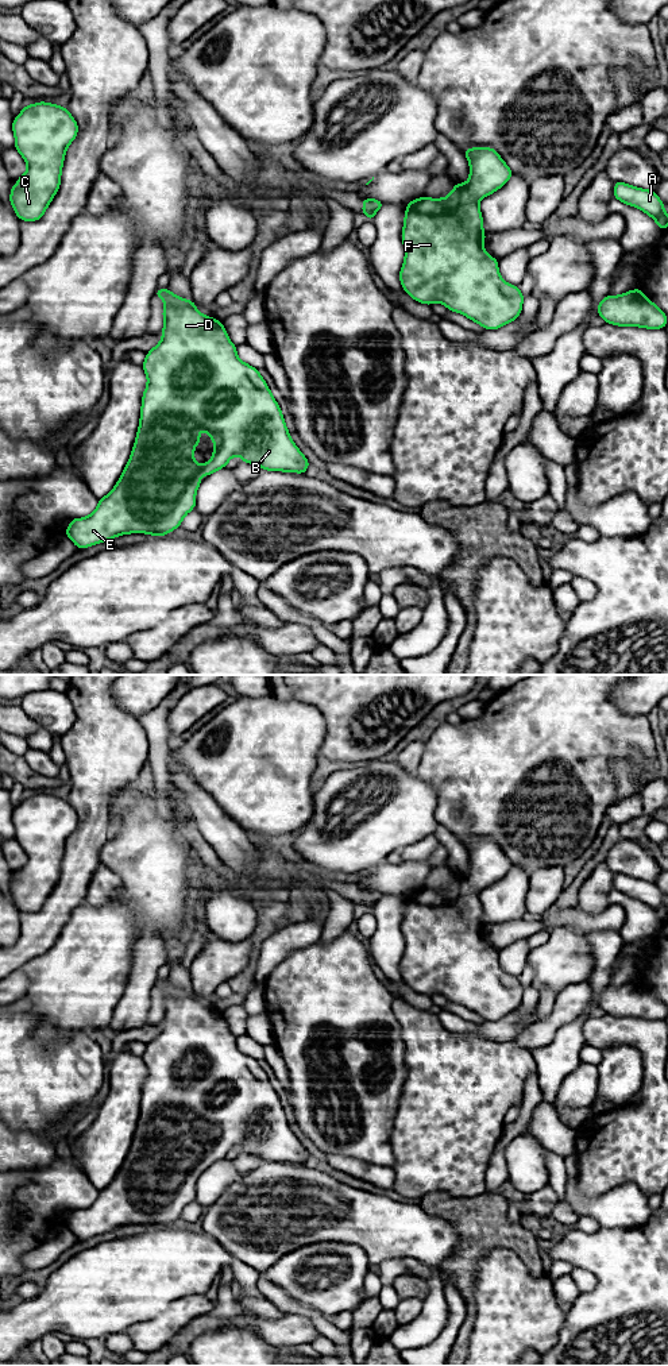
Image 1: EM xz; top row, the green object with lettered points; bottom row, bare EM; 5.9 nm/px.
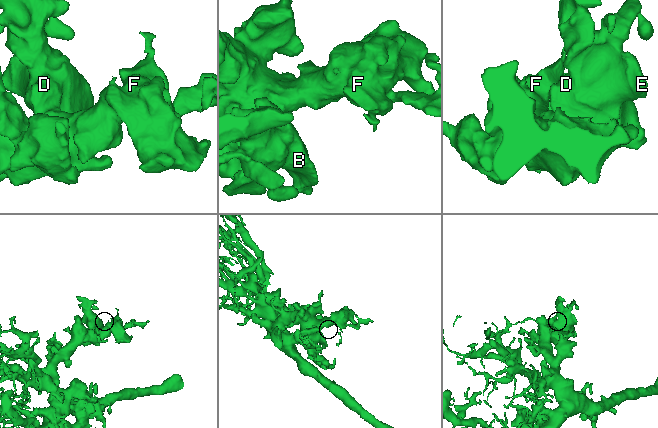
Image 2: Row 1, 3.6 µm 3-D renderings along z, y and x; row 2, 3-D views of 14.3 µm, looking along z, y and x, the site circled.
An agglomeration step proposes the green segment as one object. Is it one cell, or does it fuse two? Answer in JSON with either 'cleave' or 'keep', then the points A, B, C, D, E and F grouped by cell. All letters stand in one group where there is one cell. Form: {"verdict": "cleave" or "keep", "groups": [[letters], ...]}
{"verdict": "keep", "groups": [["A", "B", "C", "D", "E", "F"]]}

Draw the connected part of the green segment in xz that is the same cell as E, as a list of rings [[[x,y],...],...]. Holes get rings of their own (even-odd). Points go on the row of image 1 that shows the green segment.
[[[167,288],[157,289],[154,296],[165,301],[165,309],[161,313],[165,325],[161,331],[162,340],[147,352],[142,363],[147,386],[142,397],[136,440],[130,460],[112,491],[99,499],[99,506],[88,517],[70,521],[65,536],[80,549],[128,533],[166,536],[175,530],[184,517],[196,508],[196,491],[202,483],[197,478],[227,467],[233,456],[239,455],[242,462],[258,464],[265,471],[305,474],[310,466],[291,440],[281,408],[259,370],[238,358],[236,346],[229,340],[223,321],[202,315],[192,300],[184,300]],[[200,428],[213,439],[213,456],[206,464],[194,462],[194,447],[200,444]]]

